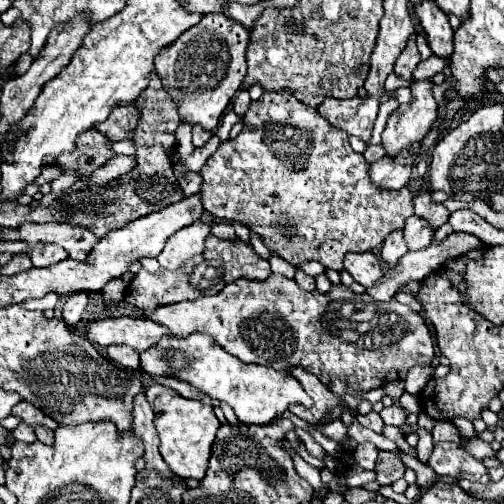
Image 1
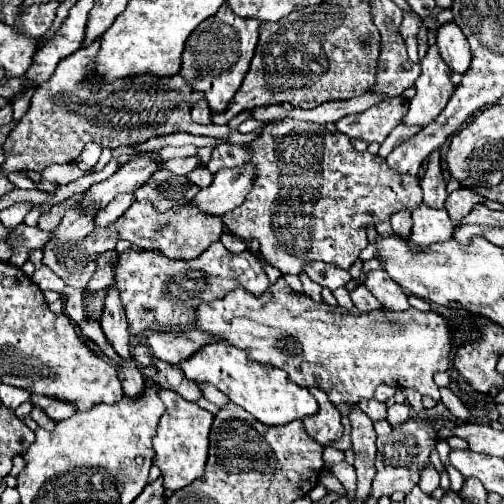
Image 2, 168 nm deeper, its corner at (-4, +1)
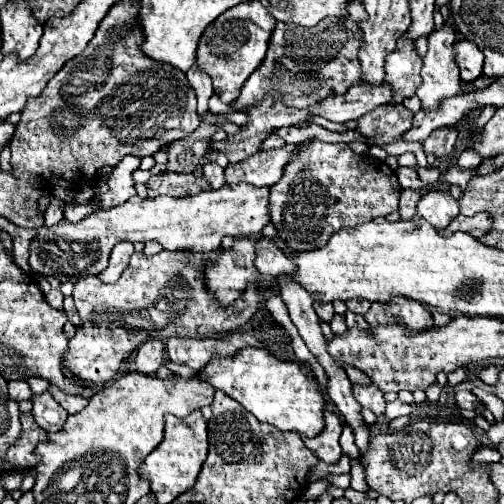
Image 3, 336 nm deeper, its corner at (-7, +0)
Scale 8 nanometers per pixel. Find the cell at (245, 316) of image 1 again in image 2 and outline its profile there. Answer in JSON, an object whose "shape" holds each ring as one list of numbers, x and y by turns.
{"shape":[[278,278,276,284,272,284,260,298,248,294,246,290,234,290,232,294,228,294,226,298,222,300,214,300,214,302,206,302,206,304,200,304,198,312,196,312,196,322,194,322,196,328,204,330,204,332,210,332,230,344,234,344,236,348,240,350,246,350,246,354,260,362,260,364,272,364,276,368,282,368,288,372,290,380,294,380,296,384,304,386,304,388,320,388,328,394,328,398,340,408,342,416,348,416,348,406,350,404,358,404,360,398,372,398,374,390,380,386,380,384,388,384,388,386,394,386,394,388,412,388,412,390,418,390,420,394,424,396,432,396,434,400,440,400,439,388,434,382,434,375,436,372,446,372,448,370,448,354,452,352,454,348,454,332,458,330,458,322,452,320,452,318,446,318,442,314,436,314,436,312,420,312,420,310,406,310,406,312,384,312,384,310,376,310,374,314,342,314,338,316,338,312,334,312,332,308,328,308,328,304,316,304,312,302,308,296,298,296,294,290,290,290,290,286,286,284,284,278]]}

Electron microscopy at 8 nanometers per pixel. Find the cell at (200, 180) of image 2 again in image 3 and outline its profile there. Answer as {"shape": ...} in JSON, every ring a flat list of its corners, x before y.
{"shape":[[209,163,203,167,203,177,209,181,209,185,213,189,219,189,223,183,225,183,225,177,223,177,223,167,219,167,217,163]]}

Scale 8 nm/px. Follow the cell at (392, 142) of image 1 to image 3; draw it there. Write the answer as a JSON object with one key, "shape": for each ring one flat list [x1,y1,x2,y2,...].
{"shape":[[449,25,433,31,429,35,429,51,423,59,421,85,417,97,421,99,421,109,437,111,443,99,461,93,459,67,455,63,455,31]]}

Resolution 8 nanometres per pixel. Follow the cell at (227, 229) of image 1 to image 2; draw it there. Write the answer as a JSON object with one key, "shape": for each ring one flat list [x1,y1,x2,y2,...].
{"shape":[[224,231,224,234,220,237,220,241,232,254,239,254,247,249,247,245,242,239,234,236,228,231]]}

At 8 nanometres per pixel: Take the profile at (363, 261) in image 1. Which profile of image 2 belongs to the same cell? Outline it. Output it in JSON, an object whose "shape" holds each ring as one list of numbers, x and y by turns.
{"shape":[[384,270,368,272,366,288,378,298,382,308,386,308,386,310,410,310,408,294,400,286,396,286,396,282,392,282,392,278,388,278,388,274,384,274]]}

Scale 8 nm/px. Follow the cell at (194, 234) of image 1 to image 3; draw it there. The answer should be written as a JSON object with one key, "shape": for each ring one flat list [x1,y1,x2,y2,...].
{"shape":[[249,183,223,185,217,191,203,191,193,197,131,197,123,205,109,211,95,211,79,223,61,221,53,227,41,227,29,247,29,265,41,275,53,275,59,281,79,281,87,275,99,275,107,263,109,253,119,241,157,241,163,249,175,251,217,251,221,239,231,235,259,235,269,223,269,187,253,187]]}

